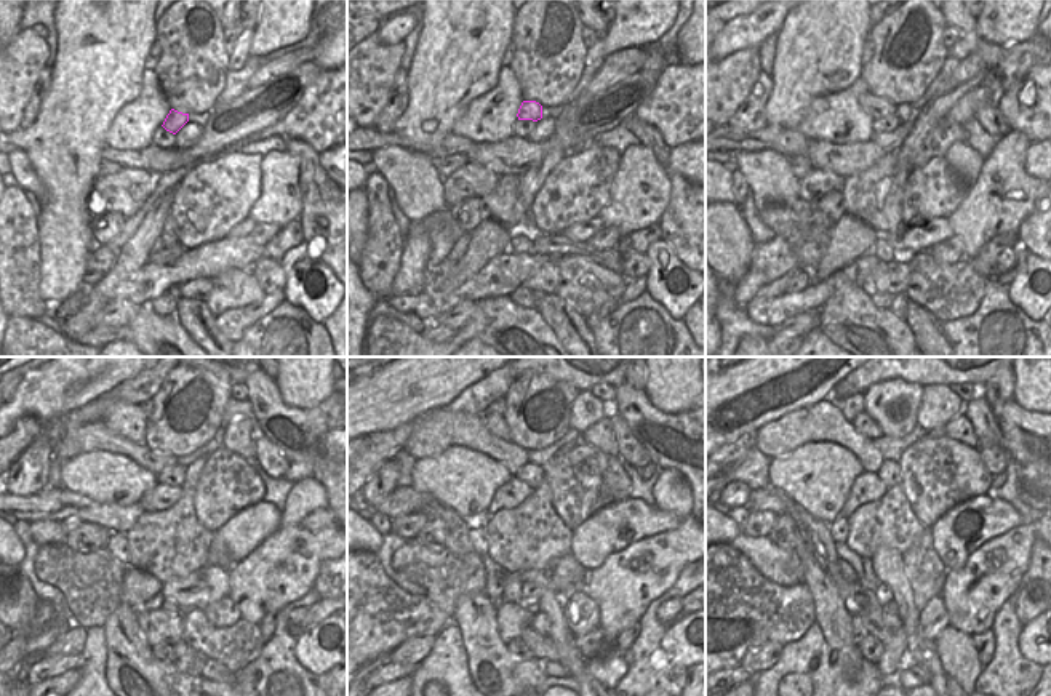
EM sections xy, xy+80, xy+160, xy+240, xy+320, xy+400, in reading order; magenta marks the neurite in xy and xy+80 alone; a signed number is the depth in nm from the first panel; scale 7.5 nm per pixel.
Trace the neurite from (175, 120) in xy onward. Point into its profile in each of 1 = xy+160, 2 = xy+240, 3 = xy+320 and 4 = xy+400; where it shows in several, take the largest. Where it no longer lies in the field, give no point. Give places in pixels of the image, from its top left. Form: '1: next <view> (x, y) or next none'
1: next xy+160 (877, 108)
2: next xy+240 (95, 436)
3: next xy+320 (440, 429)
4: next xy+400 (823, 421)

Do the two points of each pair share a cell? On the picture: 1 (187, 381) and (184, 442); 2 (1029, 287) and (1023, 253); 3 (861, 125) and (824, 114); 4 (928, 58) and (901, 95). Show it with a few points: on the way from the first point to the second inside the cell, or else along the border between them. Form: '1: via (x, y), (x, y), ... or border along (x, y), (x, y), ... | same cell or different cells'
1: via (195, 389), (195, 397), (191, 402), (191, 424) | same cell
2: via (1029, 279), (1026, 261) | same cell
3: via (851, 122), (834, 117) | same cell
4: via (919, 68), (903, 85) | same cell

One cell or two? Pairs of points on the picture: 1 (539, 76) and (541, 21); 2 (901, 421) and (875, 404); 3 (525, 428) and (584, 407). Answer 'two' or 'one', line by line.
1: one
2: one
3: two

